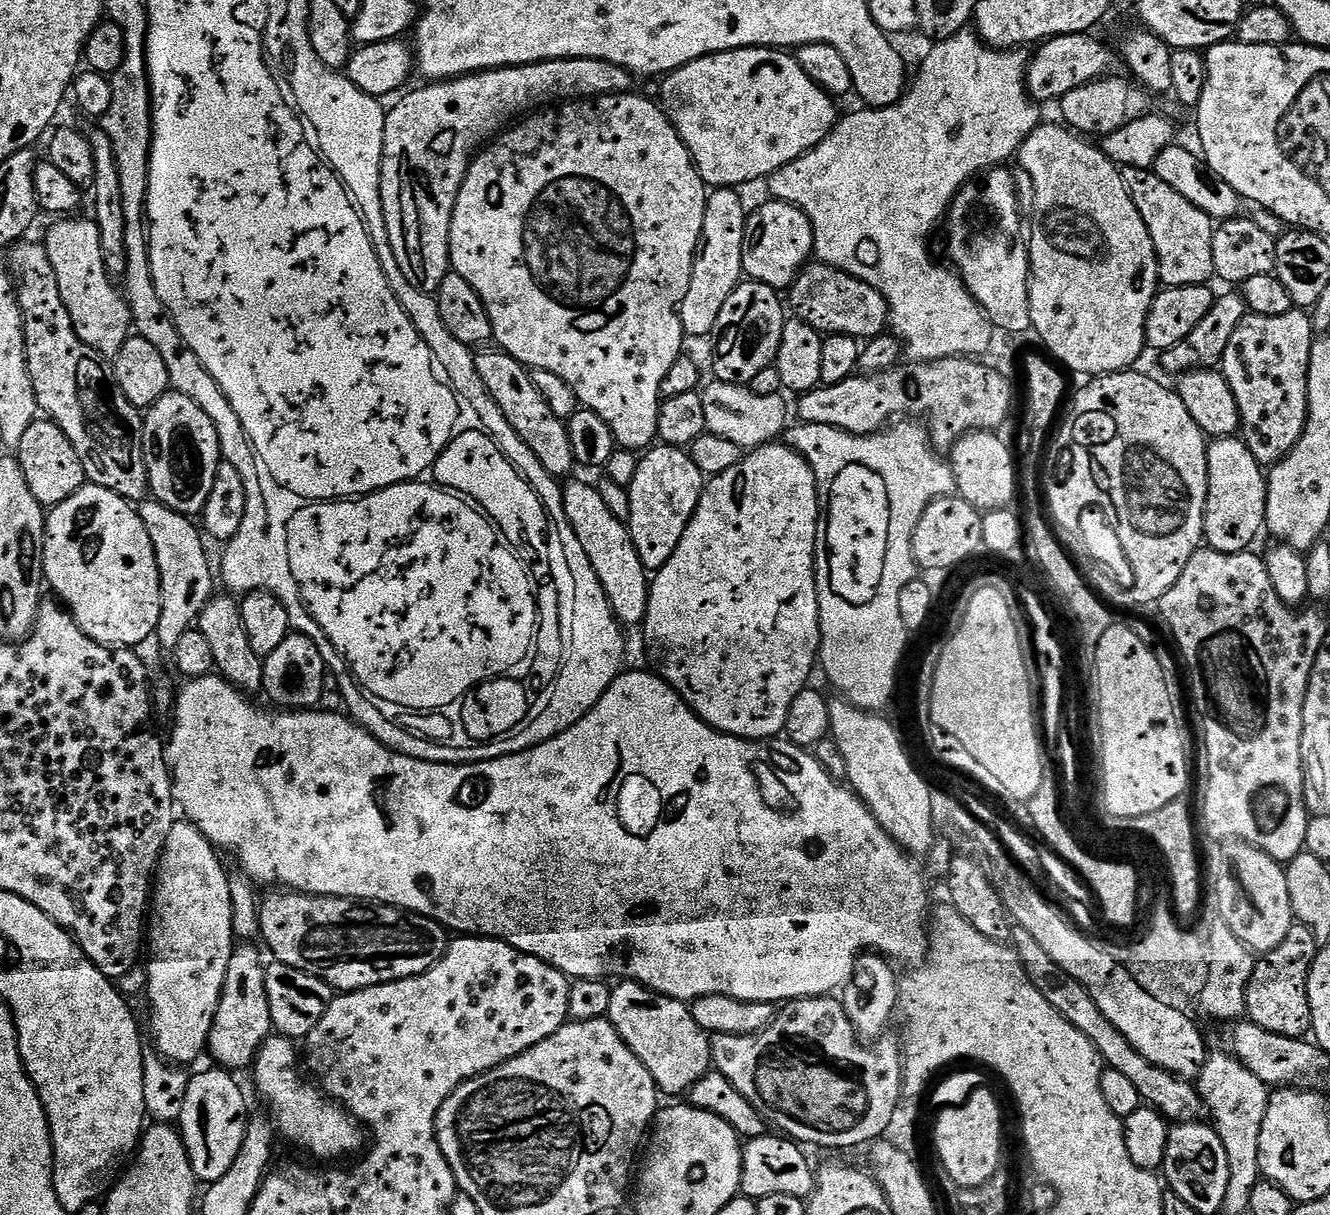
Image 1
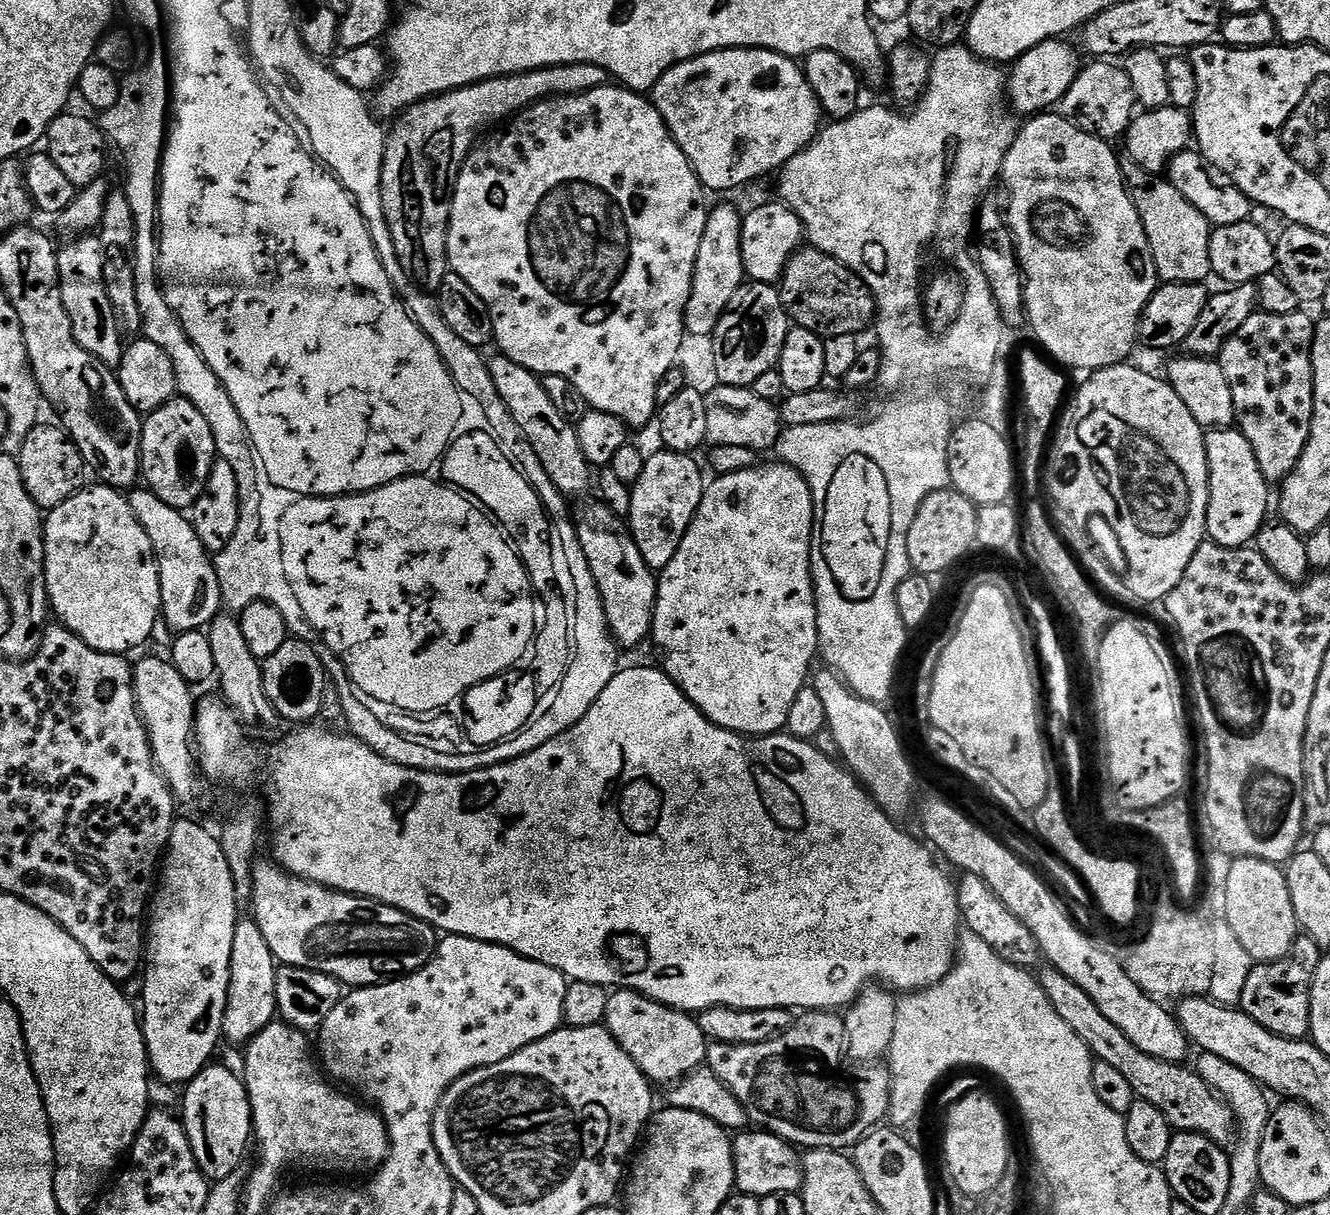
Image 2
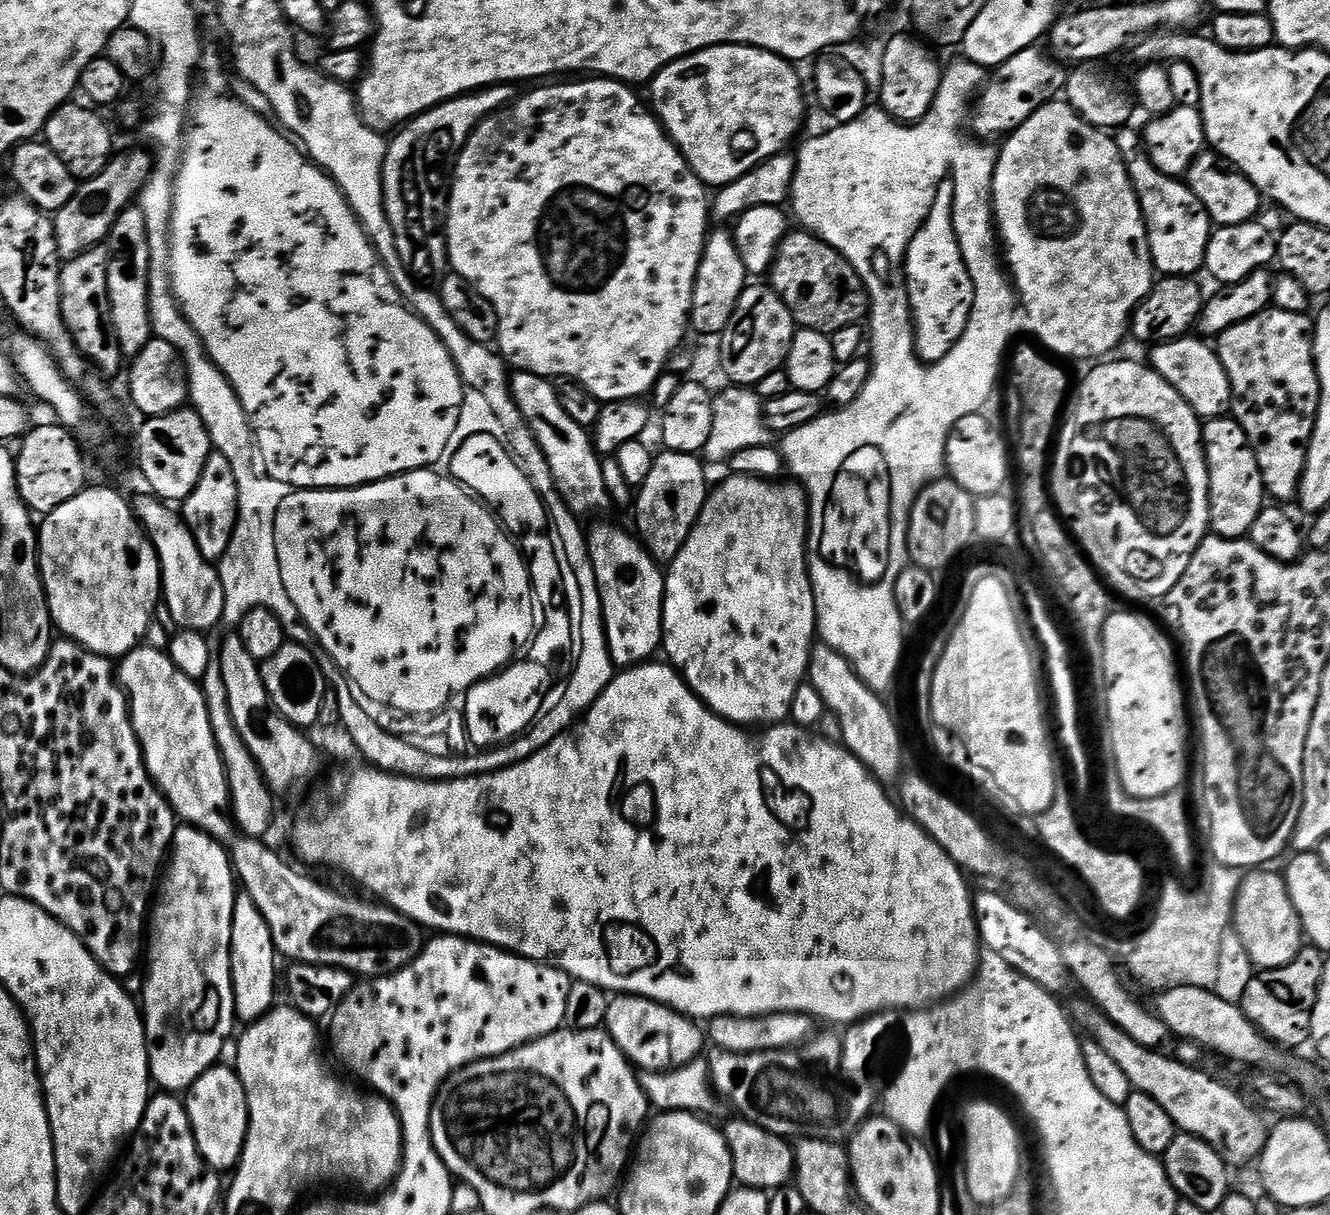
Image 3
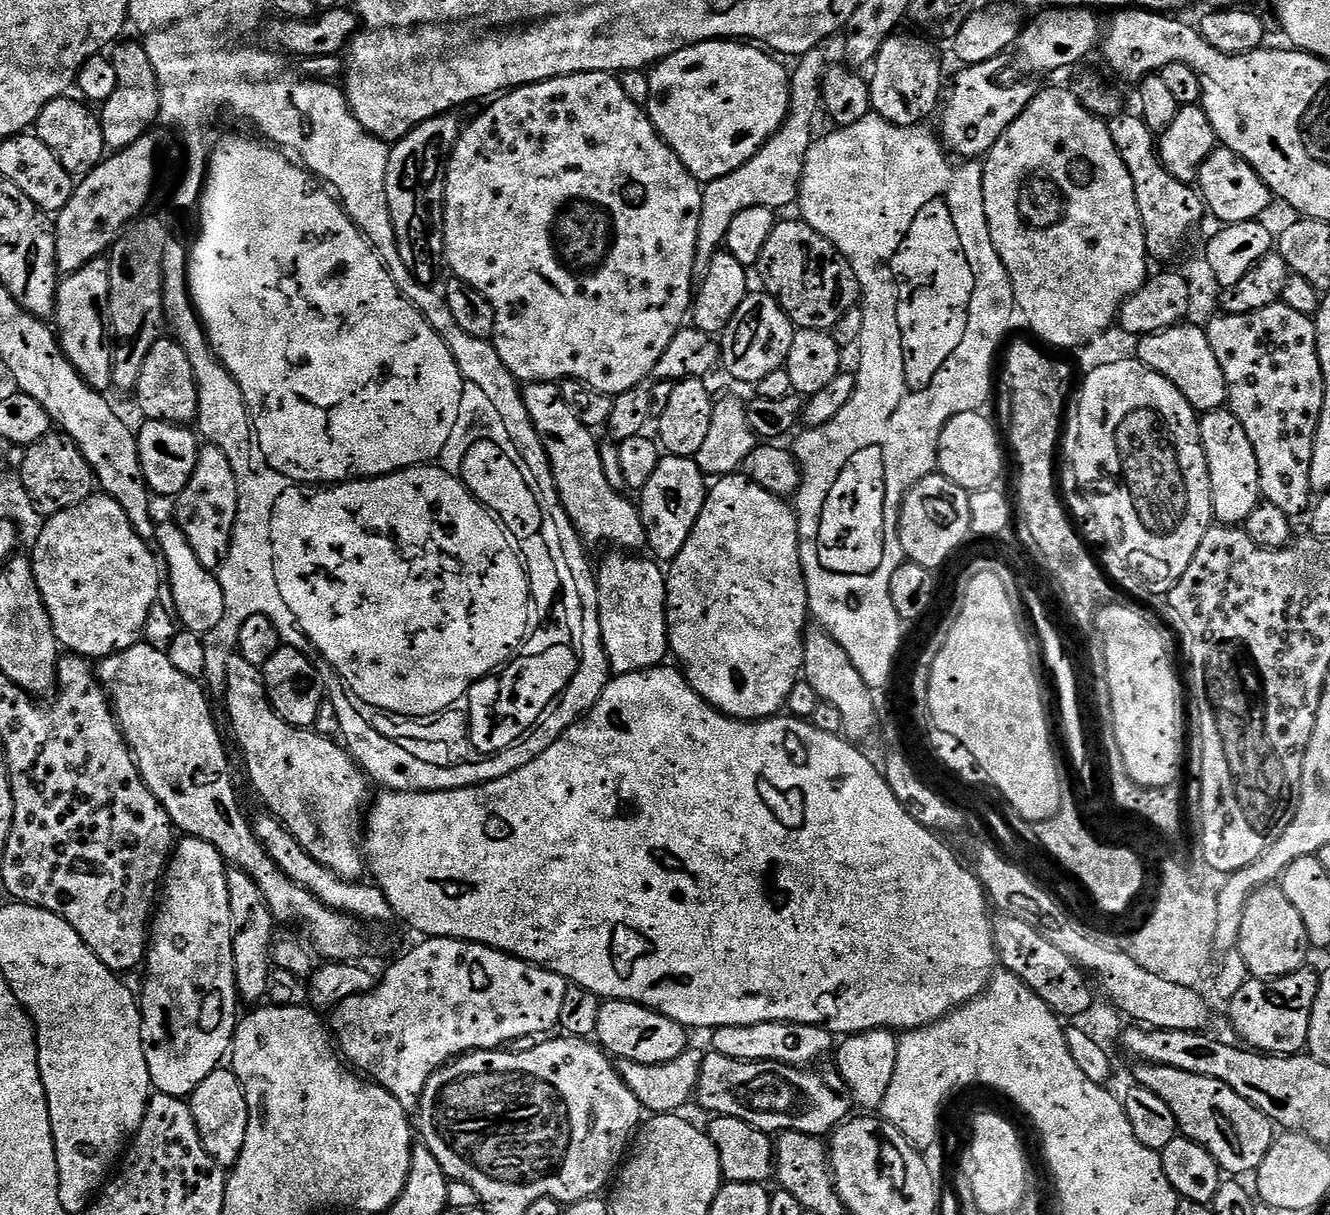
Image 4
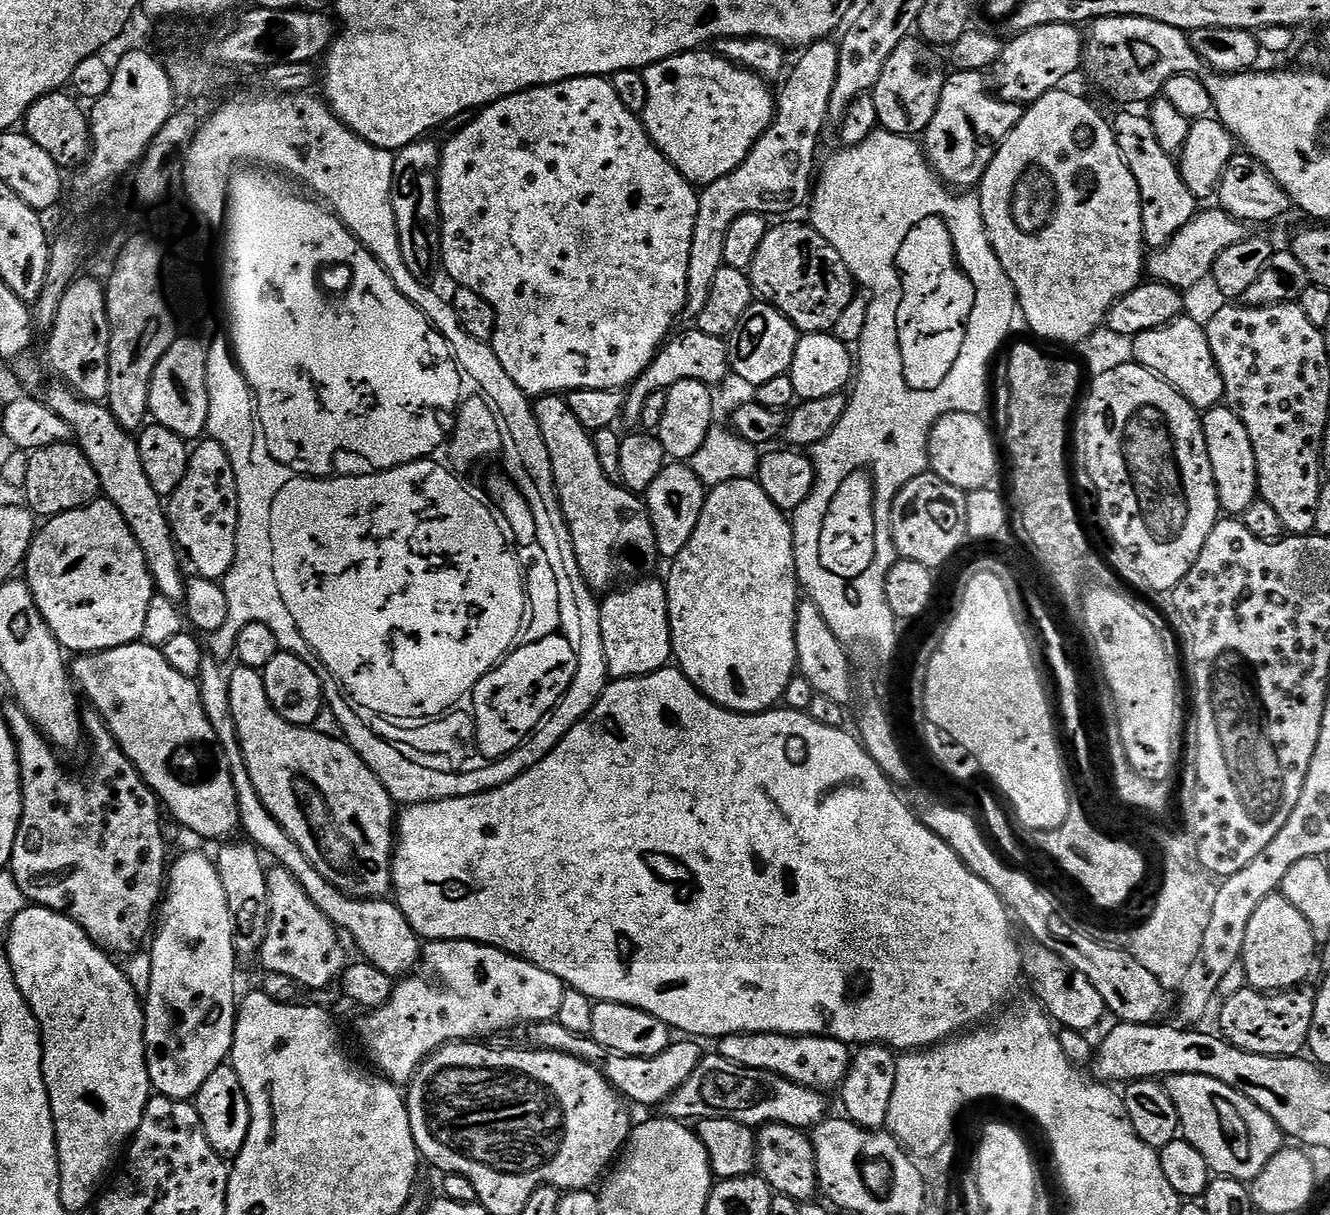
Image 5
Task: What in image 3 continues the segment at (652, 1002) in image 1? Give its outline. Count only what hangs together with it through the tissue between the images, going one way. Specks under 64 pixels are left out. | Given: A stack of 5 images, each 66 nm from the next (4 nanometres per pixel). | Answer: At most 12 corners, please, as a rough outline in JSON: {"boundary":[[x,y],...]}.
{"boundary":[[644,996],[609,999],[606,1031],[645,1072],[706,1048],[697,1021]]}

